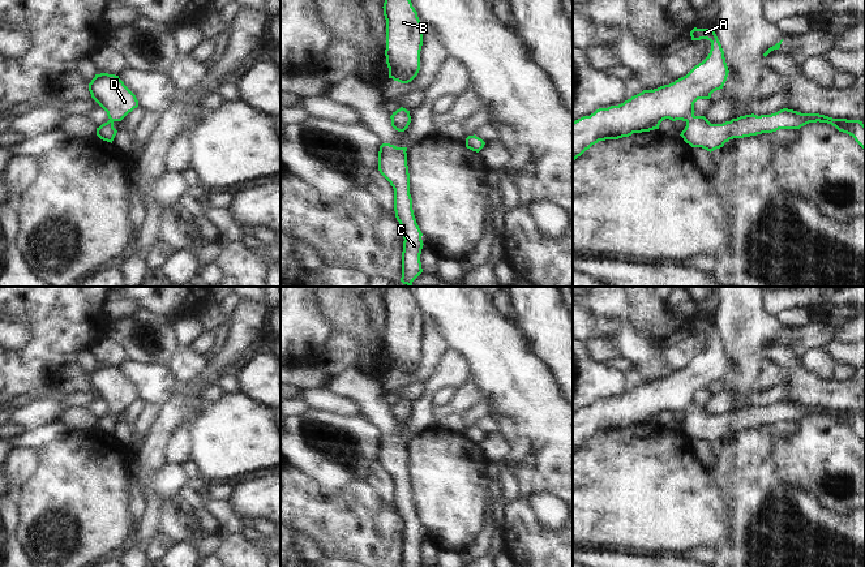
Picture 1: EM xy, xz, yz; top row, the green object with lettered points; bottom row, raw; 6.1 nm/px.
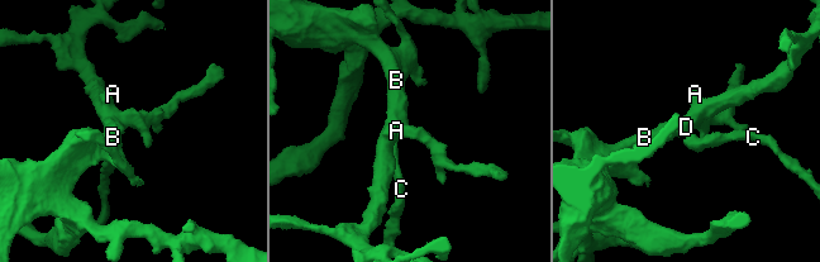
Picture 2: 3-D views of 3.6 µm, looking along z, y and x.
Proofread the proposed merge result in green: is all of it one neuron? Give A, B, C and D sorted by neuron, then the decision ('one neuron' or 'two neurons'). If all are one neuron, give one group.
A B C D | one neuron

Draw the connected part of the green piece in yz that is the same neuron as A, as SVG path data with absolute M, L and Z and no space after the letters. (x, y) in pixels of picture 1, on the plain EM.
M694 319L690 323L690 328L691 332L710 332L711 342L708 348L695 357L686 368L669 377L654 382L643 382L618 398L599 400L590 408L583 408L573 413L573 454L599 433L618 431L629 429L633 425L659 421L660 414L665 411L672 413L685 413L686 418L680 426L684 433L691 439L702 439L710 444L723 439L725 434L733 430L772 425L779 421L800 421L809 414L817 413L831 416L839 424L852 428L865 442L865 417L860 412L832 411L819 405L801 405L788 400L783 400L771 407L745 407L723 416L711 416L705 408L695 408L694 395L698 391L710 391L714 383L723 381L729 362L725 355L724 343L714 322Z

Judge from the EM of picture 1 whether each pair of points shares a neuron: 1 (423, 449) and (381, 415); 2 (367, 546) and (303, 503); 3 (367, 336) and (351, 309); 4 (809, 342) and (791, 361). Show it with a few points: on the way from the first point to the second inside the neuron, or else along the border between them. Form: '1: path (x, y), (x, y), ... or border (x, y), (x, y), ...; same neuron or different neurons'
1: border (432, 424), (407, 439); different neurons
2: path (351, 531), (347, 527), (341, 527), (318, 518); same neuron
3: path (360, 330), (351, 316); same neuron
4: border (778, 342), (787, 346), (799, 360); different neurons

